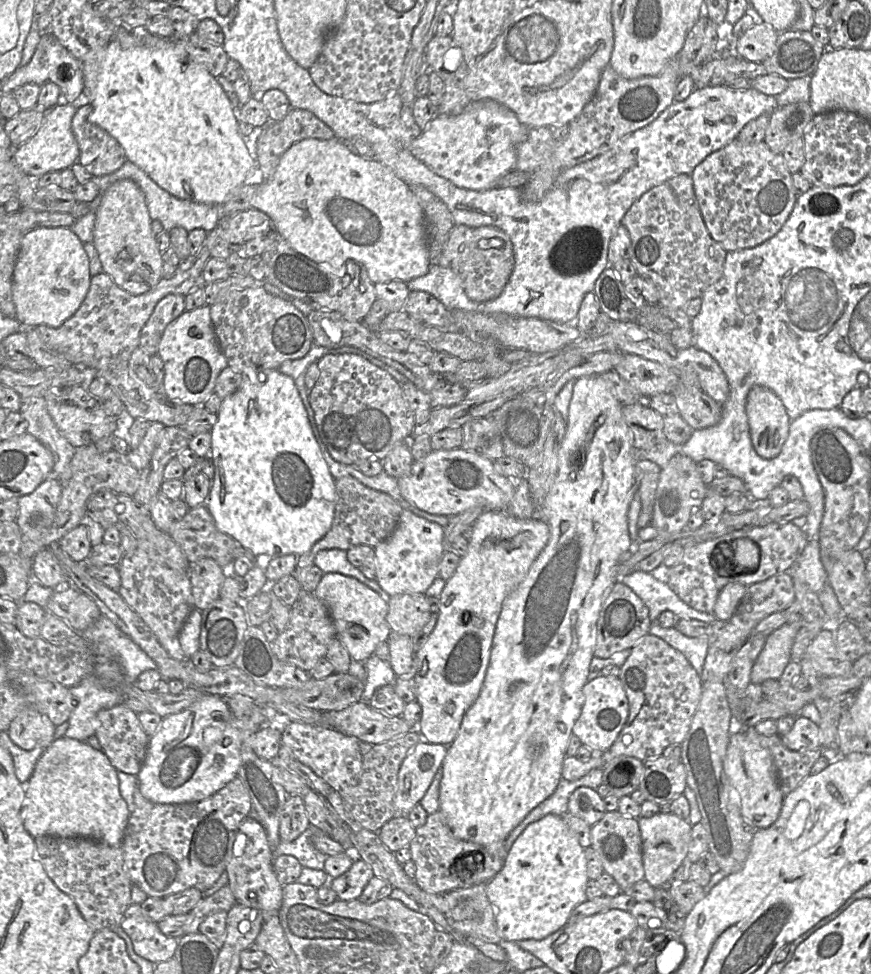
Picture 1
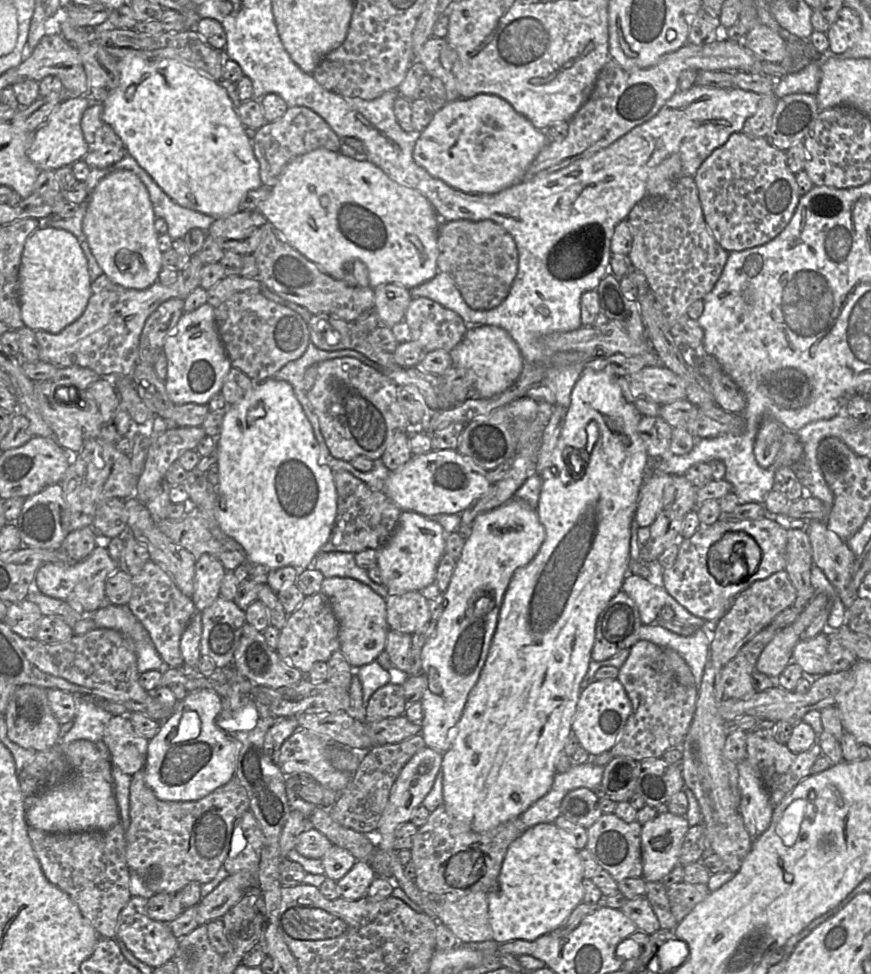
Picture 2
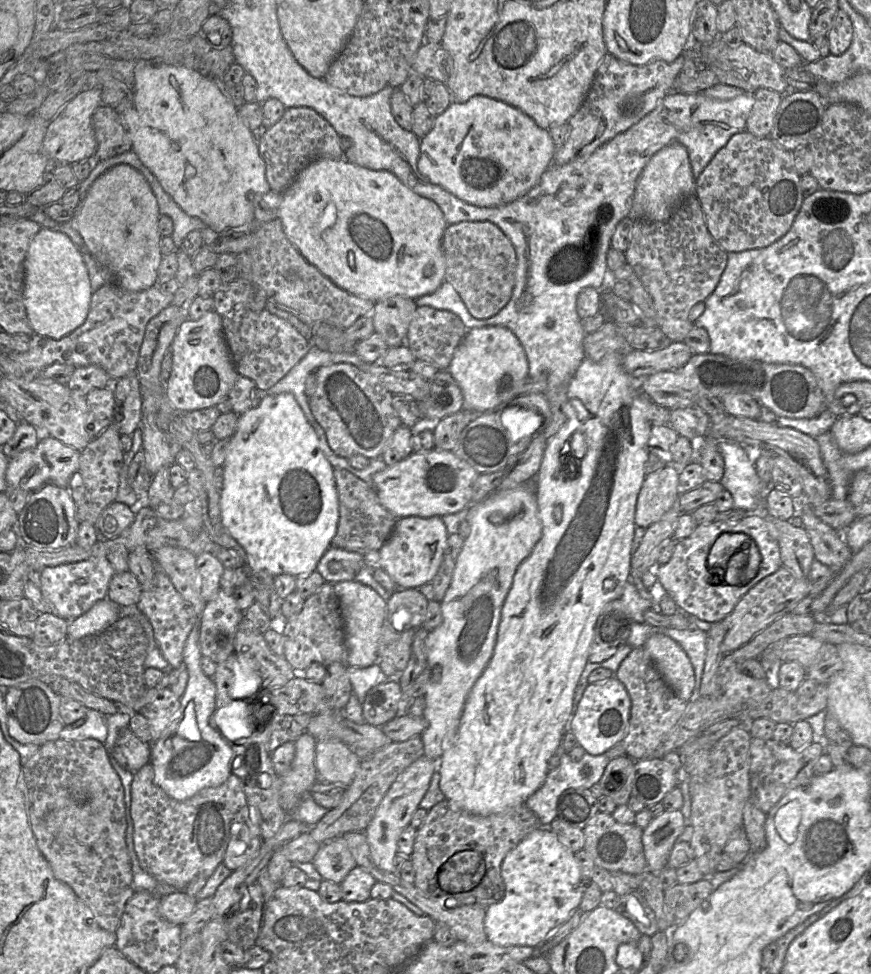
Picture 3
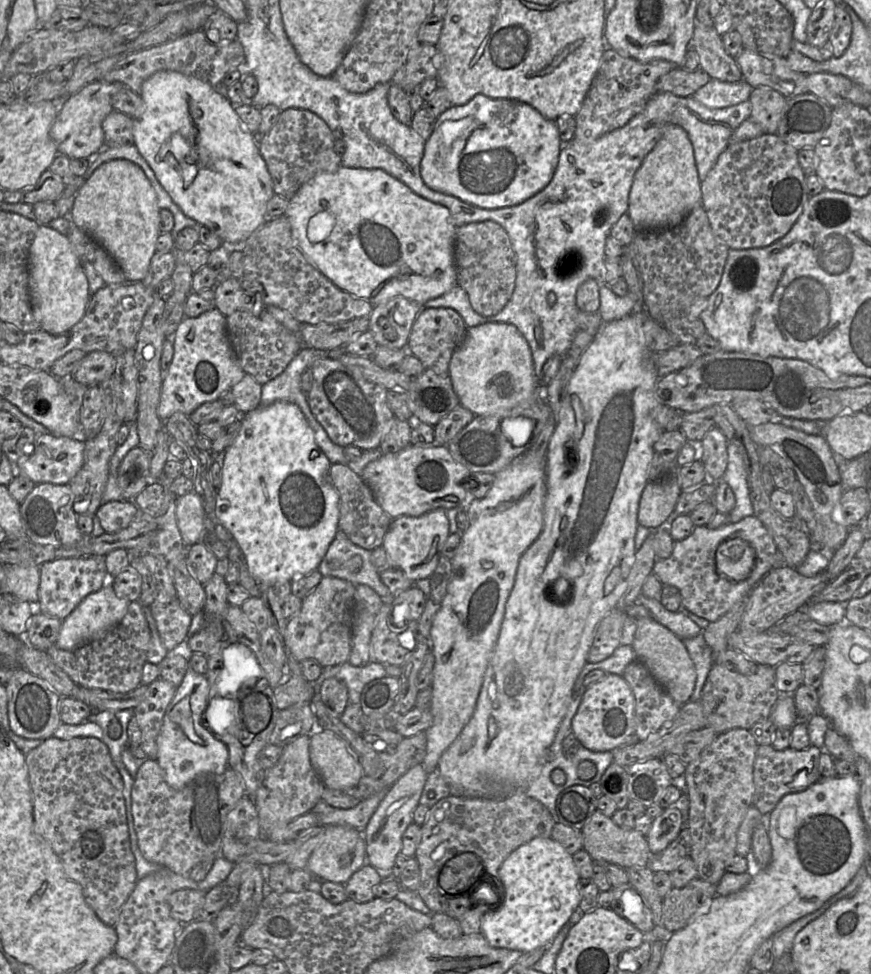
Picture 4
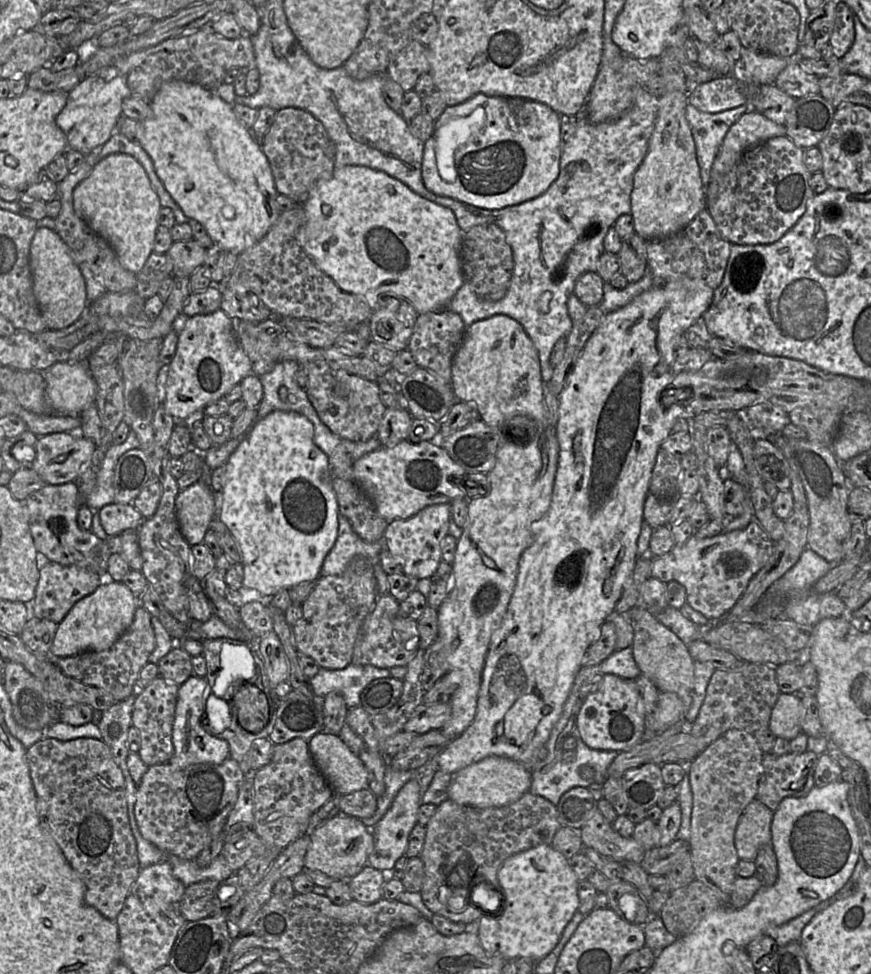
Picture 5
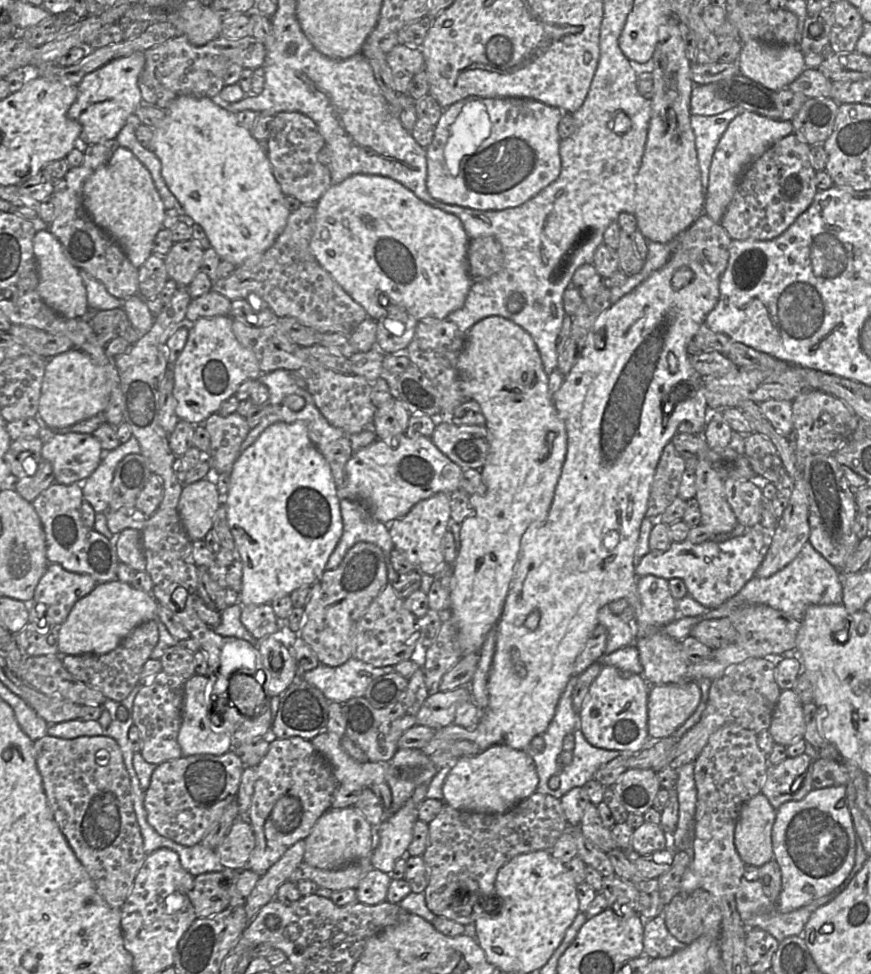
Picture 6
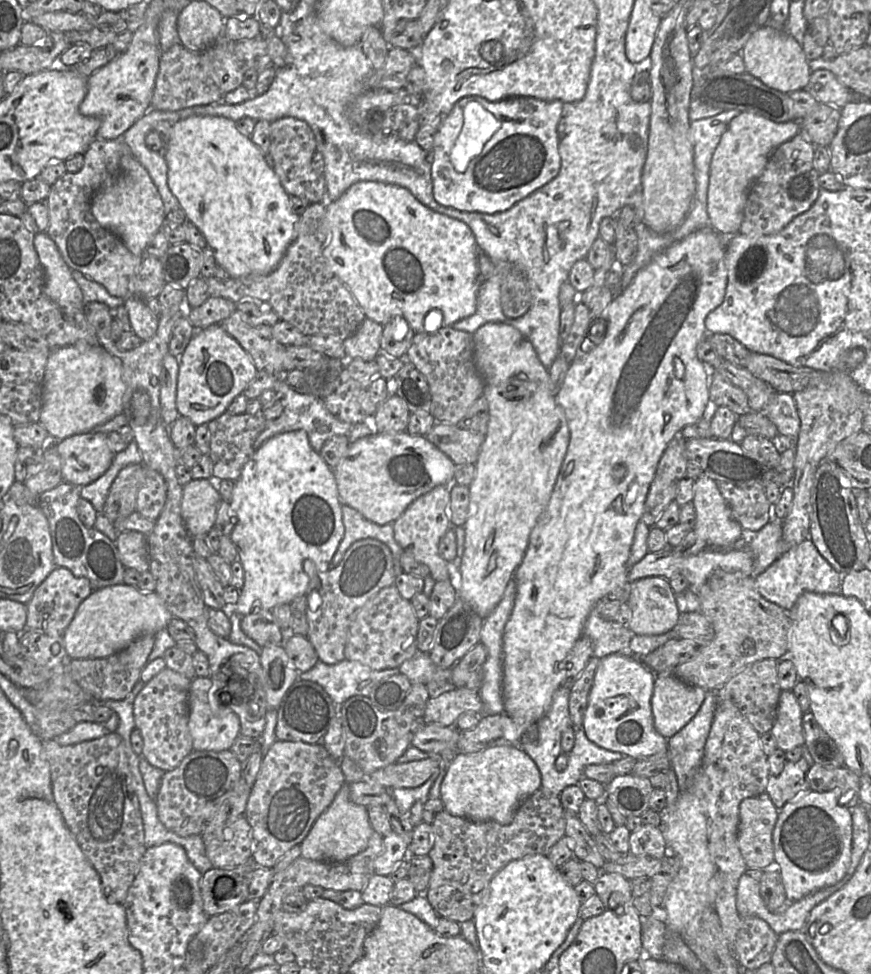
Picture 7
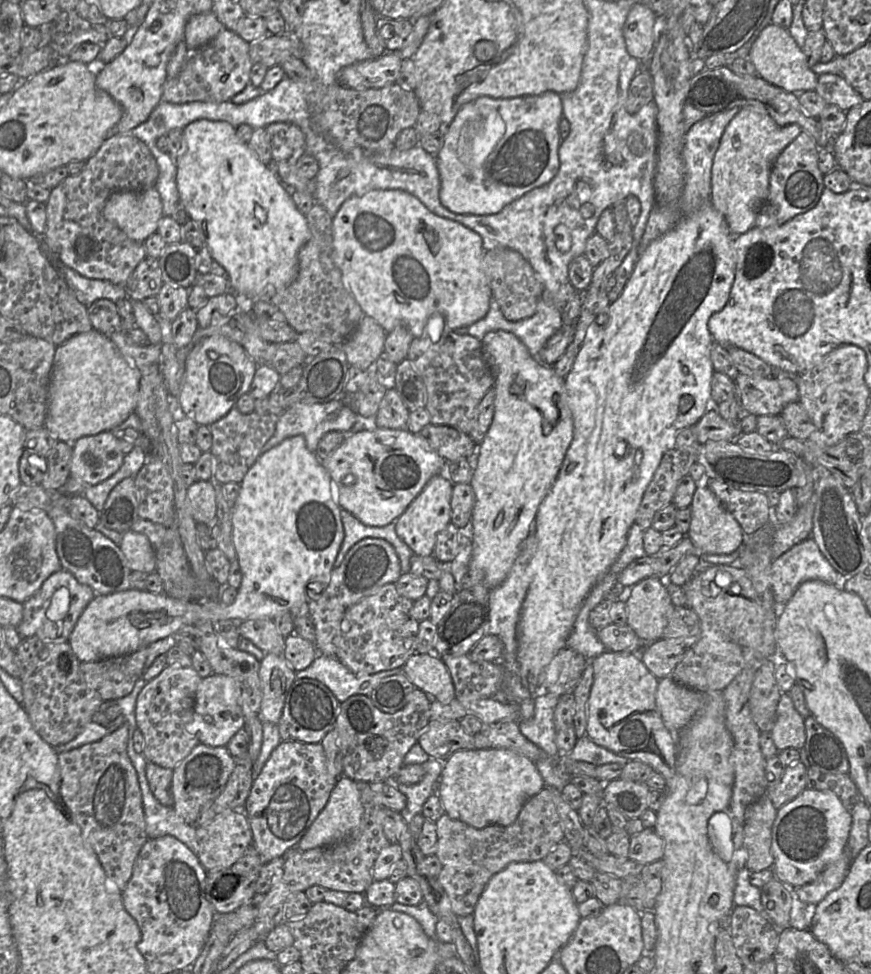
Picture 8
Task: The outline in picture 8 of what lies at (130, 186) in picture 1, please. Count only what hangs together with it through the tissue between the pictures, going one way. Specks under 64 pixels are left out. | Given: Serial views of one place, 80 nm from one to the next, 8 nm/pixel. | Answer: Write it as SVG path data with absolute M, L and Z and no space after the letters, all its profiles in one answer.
M156 188L142 192L125 191L112 194L102 214L120 228L130 239L144 243L157 232L158 221L163 217L162 202Z

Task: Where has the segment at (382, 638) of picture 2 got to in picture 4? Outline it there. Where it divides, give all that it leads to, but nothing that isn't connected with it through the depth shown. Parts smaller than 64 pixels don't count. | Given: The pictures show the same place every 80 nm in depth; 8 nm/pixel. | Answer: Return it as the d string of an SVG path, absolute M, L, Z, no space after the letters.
M356 585L352 627L352 646L348 663L365 666L371 662L370 640L374 622L384 601L367 585Z

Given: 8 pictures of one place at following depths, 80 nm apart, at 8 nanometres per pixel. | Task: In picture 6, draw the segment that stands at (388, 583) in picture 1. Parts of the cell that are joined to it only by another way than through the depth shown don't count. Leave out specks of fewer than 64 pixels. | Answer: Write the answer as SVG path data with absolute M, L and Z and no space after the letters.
M439 492L416 503L402 518L392 521L389 534L395 549L404 553L409 562L416 565L418 572L434 576L444 566L444 556L441 543L450 523L450 497L445 492Z

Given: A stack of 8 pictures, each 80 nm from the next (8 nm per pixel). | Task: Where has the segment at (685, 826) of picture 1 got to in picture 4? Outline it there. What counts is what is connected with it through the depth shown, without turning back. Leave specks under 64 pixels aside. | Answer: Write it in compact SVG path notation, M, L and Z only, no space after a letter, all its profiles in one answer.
M669 807L652 821L646 835L651 854L663 851L680 833L682 815L678 808Z

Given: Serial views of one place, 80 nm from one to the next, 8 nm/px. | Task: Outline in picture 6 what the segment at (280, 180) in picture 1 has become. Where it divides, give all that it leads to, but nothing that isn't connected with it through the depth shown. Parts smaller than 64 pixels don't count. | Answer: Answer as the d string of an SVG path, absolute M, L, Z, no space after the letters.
M354 174L339 184L331 185L317 201L315 230L310 241L310 250L323 269L331 275L354 301L366 310L369 318L378 321L382 316L385 316L387 313L385 306L389 302L402 307L417 321L421 321L424 318L447 319L451 312L463 307L473 283L468 271L467 261L469 241L470 238L456 215L424 202L400 182L381 175Z

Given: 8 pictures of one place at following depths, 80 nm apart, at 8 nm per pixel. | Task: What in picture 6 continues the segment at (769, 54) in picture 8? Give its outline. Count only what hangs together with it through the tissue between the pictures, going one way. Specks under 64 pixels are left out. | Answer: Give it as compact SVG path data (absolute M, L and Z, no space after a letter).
M758 40L742 44L738 65L742 75L776 92L788 88L807 68L805 55L798 46L772 45Z

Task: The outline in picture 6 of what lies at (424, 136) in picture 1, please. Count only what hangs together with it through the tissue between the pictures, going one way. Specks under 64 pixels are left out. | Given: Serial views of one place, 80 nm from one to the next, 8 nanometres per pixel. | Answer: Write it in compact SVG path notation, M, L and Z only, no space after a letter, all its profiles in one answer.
M469 96L445 108L435 125L434 137L425 148L427 156L427 190L429 194L446 204L468 207L478 210L504 210L514 208L528 201L541 190L554 182L561 172L560 142L558 124L563 115L559 108L548 106L532 99L495 99Z

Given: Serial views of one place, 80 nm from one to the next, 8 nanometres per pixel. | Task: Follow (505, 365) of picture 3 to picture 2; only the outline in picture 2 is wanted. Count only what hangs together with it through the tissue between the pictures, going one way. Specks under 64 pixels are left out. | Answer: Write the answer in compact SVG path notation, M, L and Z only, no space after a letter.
M469 326L463 340L449 354L452 366L473 372L473 389L481 398L503 393L516 382L525 365L517 343L506 330L496 326Z

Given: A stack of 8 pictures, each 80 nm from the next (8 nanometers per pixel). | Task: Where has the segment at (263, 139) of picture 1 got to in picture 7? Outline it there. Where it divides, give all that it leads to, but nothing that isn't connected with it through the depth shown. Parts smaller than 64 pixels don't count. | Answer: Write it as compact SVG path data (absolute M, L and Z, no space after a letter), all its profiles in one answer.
M284 117L274 120L270 122L269 139L270 139L270 147L268 159L275 174L278 176L285 192L289 196L295 195L300 199L307 200L310 203L316 202L326 203L325 202L326 181L324 177L324 172L317 172L312 167L312 157L316 151L316 141L309 125L302 120L292 117Z

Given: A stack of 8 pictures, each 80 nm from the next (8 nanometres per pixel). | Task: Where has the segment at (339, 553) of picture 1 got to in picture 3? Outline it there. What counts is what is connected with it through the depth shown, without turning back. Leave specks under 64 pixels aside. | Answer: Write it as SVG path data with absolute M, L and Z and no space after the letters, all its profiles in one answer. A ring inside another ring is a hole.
M330 546L319 560L316 570L328 583L337 583L343 581L357 581L375 590L385 601L391 593L382 587L373 577L373 571L364 563L361 553L350 552L341 548ZM331 561L342 563L342 569L333 573L329 569Z

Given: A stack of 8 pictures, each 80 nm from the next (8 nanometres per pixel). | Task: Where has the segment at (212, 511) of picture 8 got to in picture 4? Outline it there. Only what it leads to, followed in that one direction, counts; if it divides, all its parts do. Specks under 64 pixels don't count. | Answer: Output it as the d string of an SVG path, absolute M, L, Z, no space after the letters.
M192 491L176 498L176 522L180 535L187 546L203 543L205 513L200 496Z

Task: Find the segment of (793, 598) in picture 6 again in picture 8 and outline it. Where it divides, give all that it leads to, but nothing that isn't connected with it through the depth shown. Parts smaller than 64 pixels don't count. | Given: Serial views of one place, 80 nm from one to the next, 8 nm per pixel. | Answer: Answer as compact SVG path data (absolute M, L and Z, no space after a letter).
M810 537L772 562L771 586L776 604L783 607L801 584L811 580L843 588L846 579L833 568Z

